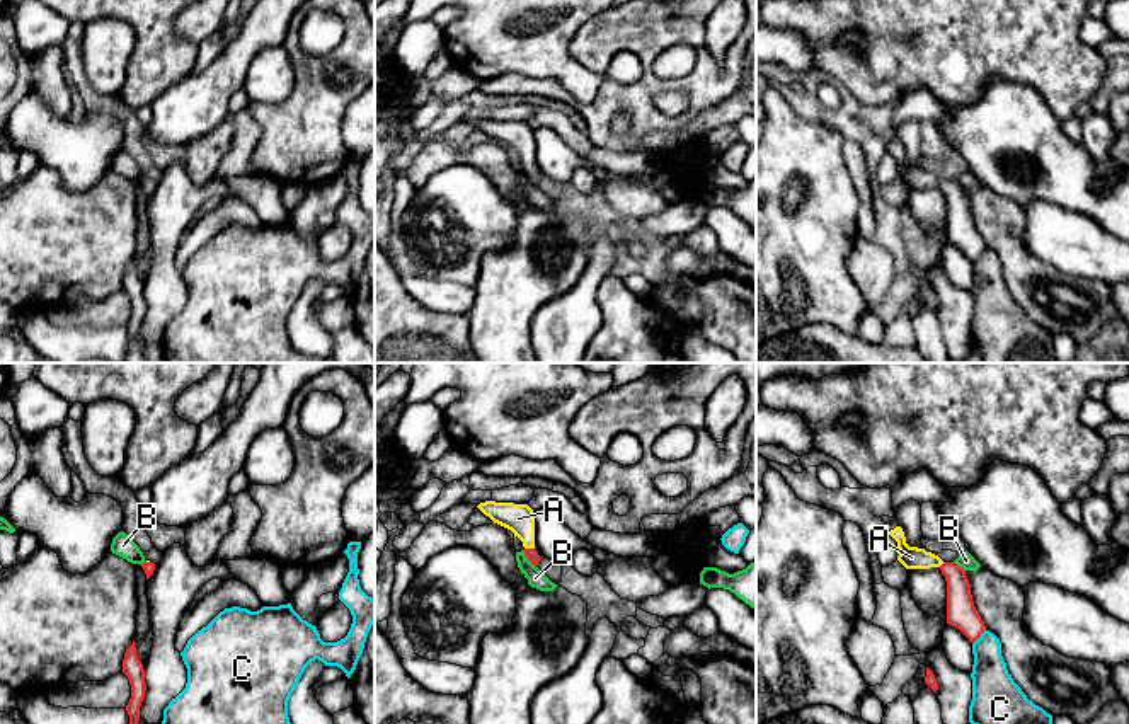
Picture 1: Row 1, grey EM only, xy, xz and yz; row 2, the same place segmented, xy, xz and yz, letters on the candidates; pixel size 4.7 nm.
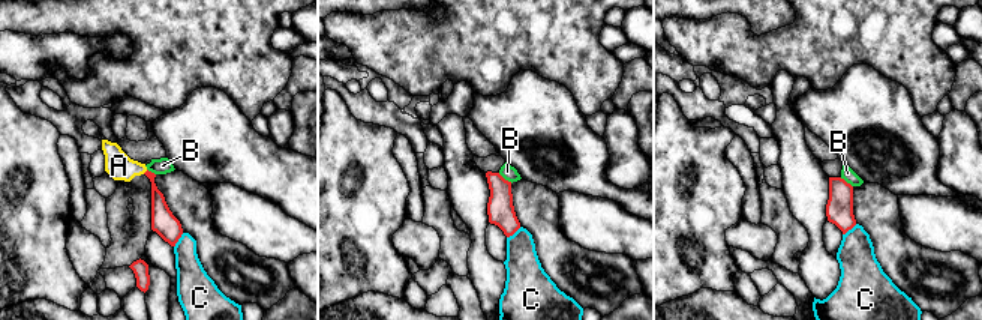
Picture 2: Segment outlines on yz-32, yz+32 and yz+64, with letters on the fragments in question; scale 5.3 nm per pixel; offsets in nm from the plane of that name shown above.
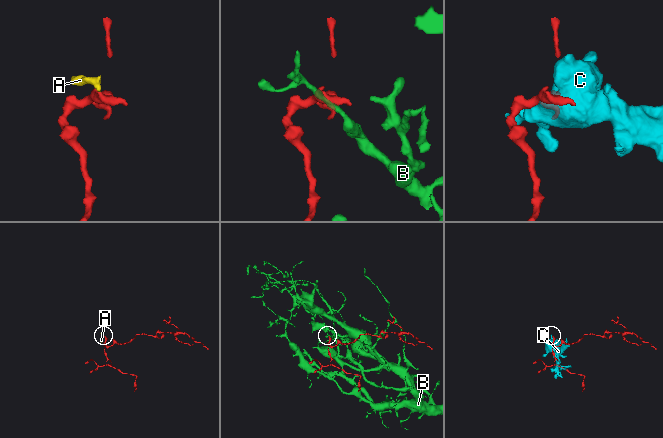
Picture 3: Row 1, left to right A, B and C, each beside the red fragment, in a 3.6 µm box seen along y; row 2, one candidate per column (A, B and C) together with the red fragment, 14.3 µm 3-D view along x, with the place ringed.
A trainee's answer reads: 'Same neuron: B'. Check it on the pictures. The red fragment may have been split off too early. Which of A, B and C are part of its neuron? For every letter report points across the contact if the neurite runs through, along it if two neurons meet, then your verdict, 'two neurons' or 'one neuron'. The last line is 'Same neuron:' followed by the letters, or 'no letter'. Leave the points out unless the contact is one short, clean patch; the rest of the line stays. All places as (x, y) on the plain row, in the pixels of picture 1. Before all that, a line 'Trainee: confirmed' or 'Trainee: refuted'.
Trainee: refuted
A: across xz (532, 172), (530, 167), (528, 155), (518, 137) | one neuron
B: along xz (521, 169), (535, 184) | two neurons
C: two neurons
Same neuron: A

